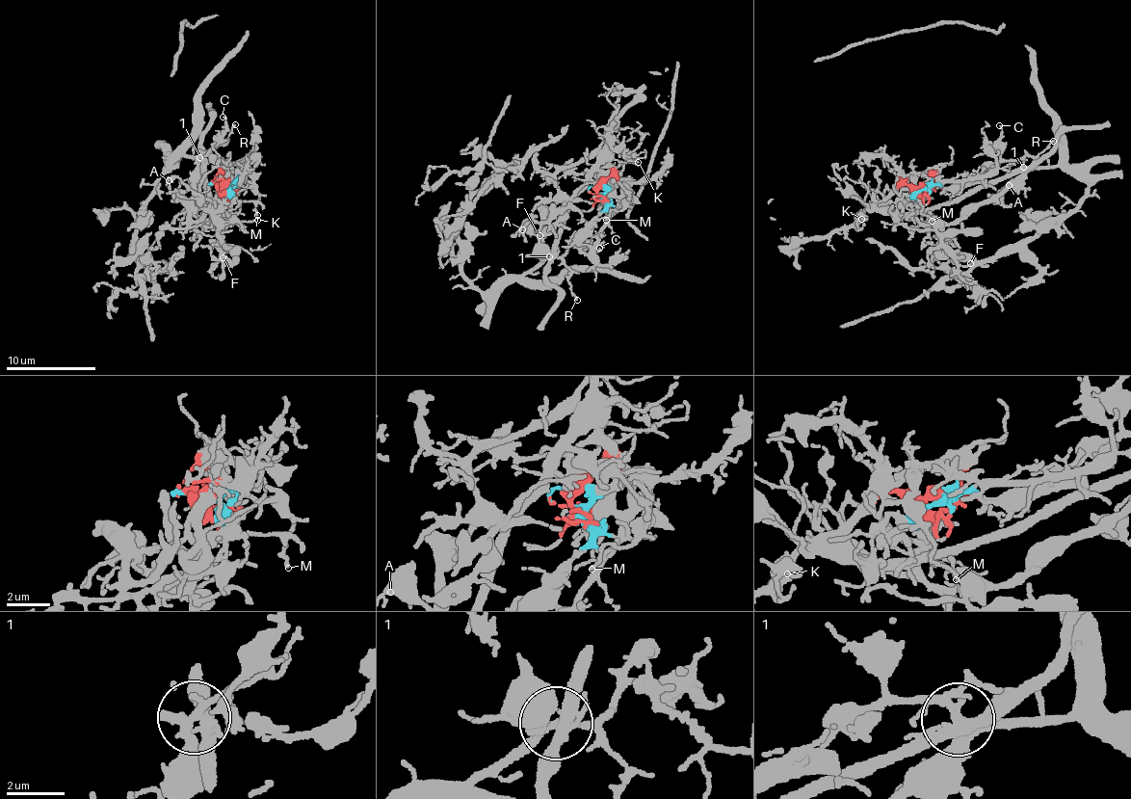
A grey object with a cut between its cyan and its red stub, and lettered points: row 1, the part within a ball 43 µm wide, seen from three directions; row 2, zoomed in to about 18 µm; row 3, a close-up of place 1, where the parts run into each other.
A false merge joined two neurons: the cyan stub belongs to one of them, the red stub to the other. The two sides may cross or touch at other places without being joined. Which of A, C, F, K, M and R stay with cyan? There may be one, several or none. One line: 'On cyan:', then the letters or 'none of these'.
On cyan: A, C, F, R

